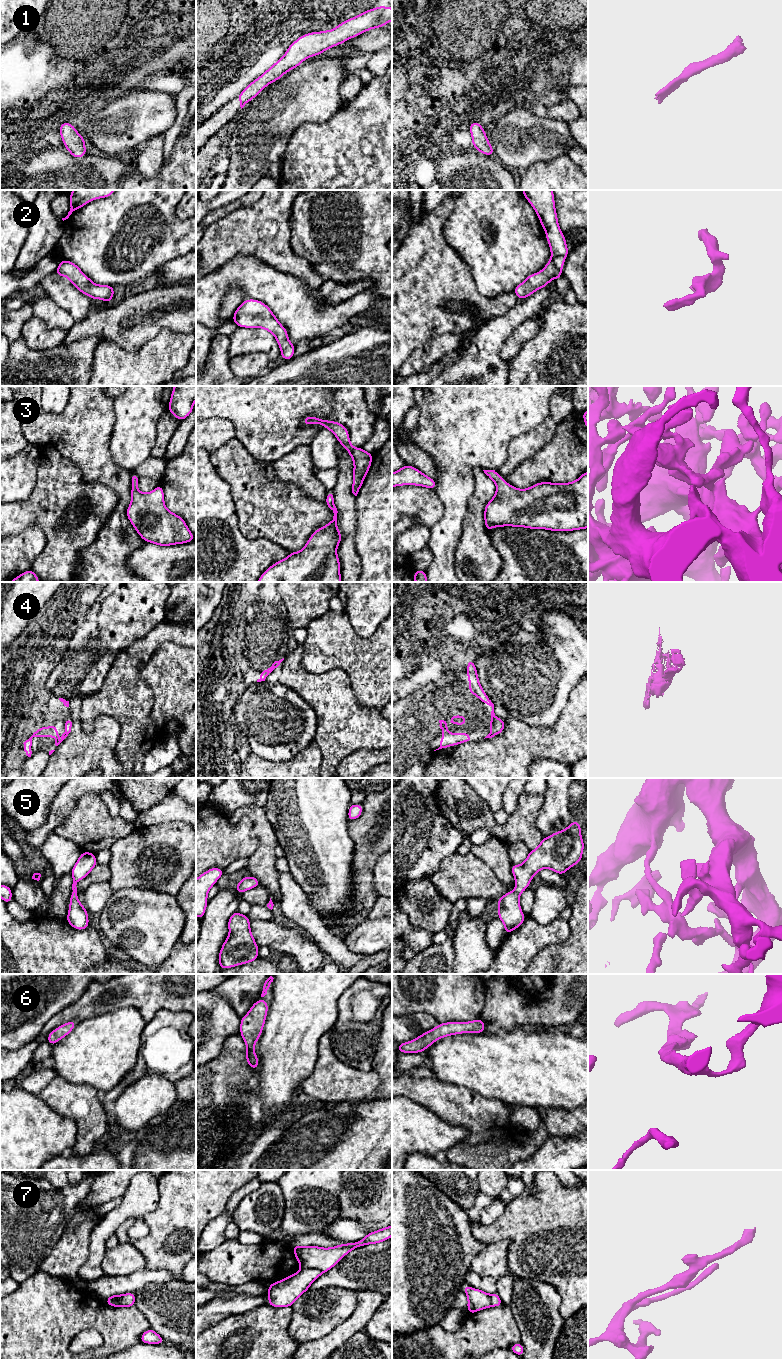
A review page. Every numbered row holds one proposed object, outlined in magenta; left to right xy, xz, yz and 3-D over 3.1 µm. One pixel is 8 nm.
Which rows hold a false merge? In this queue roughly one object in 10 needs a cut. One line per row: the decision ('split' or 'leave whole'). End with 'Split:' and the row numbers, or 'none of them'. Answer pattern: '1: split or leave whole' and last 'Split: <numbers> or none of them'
1: leave whole
2: leave whole
3: leave whole
4: leave whole
5: leave whole
6: leave whole
7: split
Split: 7

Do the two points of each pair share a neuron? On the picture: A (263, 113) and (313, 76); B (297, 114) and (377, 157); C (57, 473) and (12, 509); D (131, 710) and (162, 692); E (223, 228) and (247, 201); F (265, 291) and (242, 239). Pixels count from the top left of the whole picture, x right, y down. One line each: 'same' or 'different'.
A: same
B: different
C: same
D: different
E: different
F: different

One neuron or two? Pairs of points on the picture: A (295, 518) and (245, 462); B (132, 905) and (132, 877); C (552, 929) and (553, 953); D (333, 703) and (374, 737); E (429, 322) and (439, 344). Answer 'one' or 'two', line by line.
A: one
B: two
C: two
D: one
E: two

